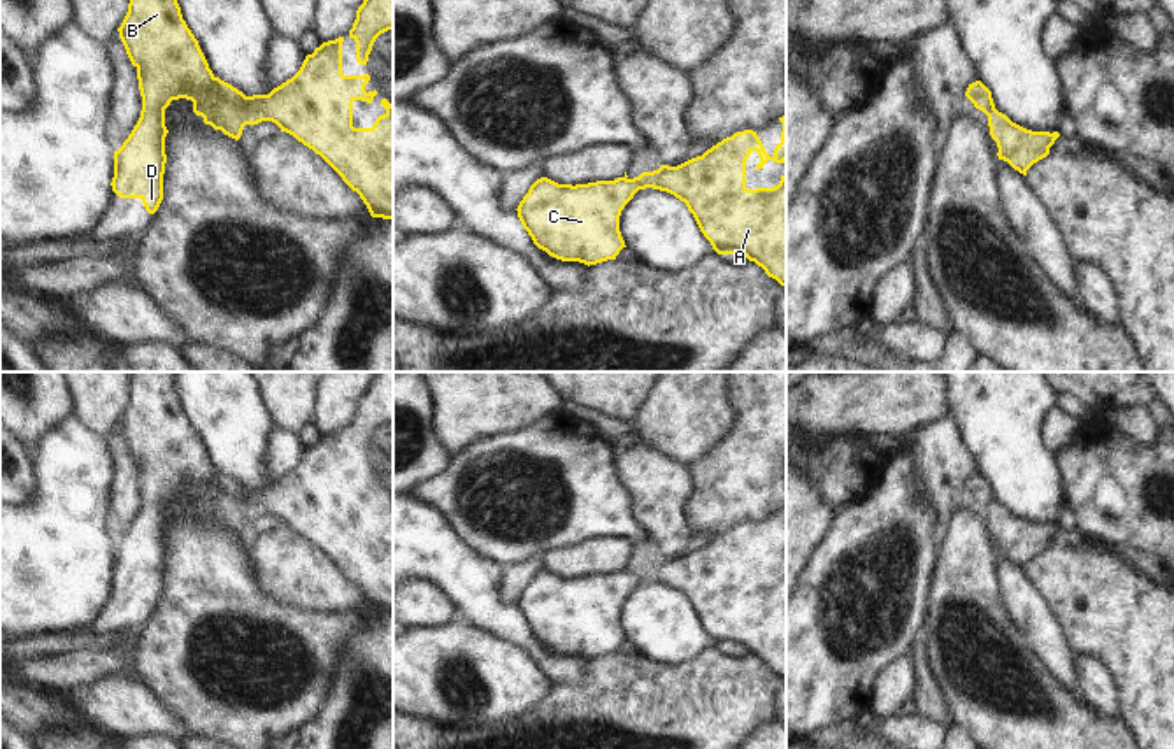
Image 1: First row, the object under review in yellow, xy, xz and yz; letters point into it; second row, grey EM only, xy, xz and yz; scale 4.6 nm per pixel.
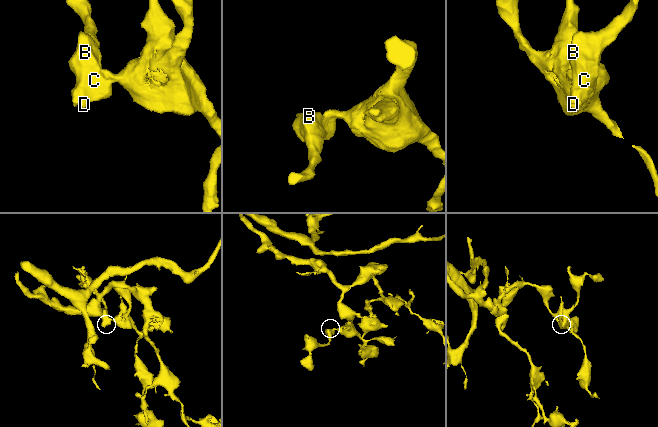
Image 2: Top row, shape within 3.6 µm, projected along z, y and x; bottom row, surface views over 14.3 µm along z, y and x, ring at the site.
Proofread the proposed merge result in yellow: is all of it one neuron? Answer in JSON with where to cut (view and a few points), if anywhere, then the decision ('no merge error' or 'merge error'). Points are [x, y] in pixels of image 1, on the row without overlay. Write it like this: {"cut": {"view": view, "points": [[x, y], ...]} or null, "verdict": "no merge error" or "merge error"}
{"cut": {"view": "xy", "points": [[214, 470], [213, 483], [234, 499], [246, 516]]}, "verdict": "merge error"}

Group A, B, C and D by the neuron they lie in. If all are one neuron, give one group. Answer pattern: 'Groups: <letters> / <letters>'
Groups: A / B C D.

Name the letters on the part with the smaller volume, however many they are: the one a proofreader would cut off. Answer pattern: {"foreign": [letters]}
{"foreign": ["B", "C", "D"]}

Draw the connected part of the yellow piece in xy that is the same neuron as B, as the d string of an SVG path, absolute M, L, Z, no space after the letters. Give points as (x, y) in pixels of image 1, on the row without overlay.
M132 372L128 405L118 424L137 461L142 503L128 531L114 544L111 579L119 591L140 591L154 607L163 593L165 502L170 495L191 493L193 505L205 517L235 533L246 516L239 502L216 488L216 470L183 412L174 372Z

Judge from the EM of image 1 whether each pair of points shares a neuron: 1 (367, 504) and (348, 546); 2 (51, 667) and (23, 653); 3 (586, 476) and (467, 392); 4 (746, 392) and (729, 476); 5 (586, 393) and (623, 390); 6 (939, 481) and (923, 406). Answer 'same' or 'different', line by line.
1: same
2: different
3: different
4: same
5: same
6: different

